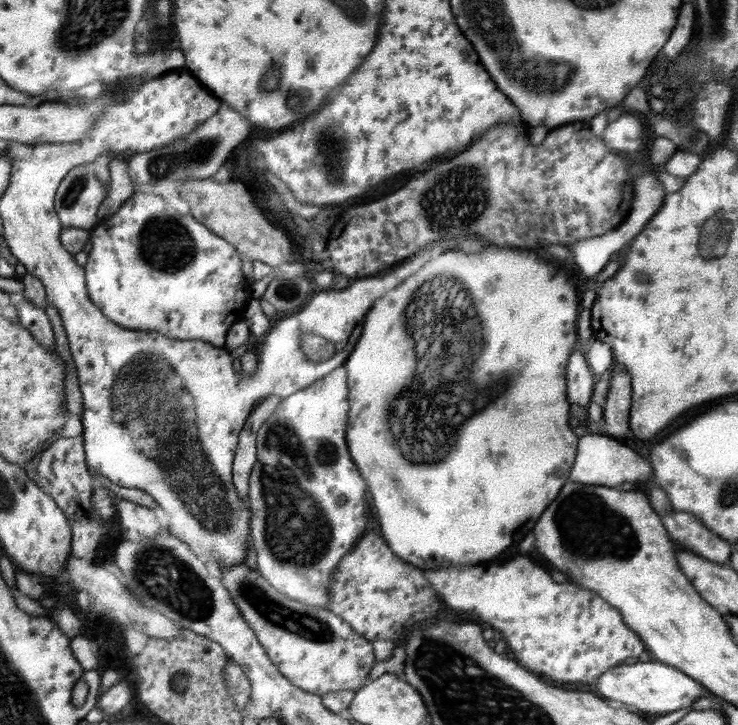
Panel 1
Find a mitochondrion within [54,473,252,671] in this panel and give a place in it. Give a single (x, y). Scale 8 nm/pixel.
(172, 580)

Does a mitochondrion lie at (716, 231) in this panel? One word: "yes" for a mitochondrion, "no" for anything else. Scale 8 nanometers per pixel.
yes

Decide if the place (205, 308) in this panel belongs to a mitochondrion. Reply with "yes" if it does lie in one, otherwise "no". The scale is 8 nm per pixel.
no

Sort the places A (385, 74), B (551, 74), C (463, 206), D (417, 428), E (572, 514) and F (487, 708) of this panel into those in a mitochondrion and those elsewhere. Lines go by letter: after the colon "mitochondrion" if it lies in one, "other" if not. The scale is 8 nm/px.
A: other
B: mitochondrion
C: mitochondrion
D: mitochondrion
E: mitochondrion
F: mitochondrion

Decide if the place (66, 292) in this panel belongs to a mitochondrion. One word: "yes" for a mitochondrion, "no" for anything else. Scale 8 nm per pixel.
no

